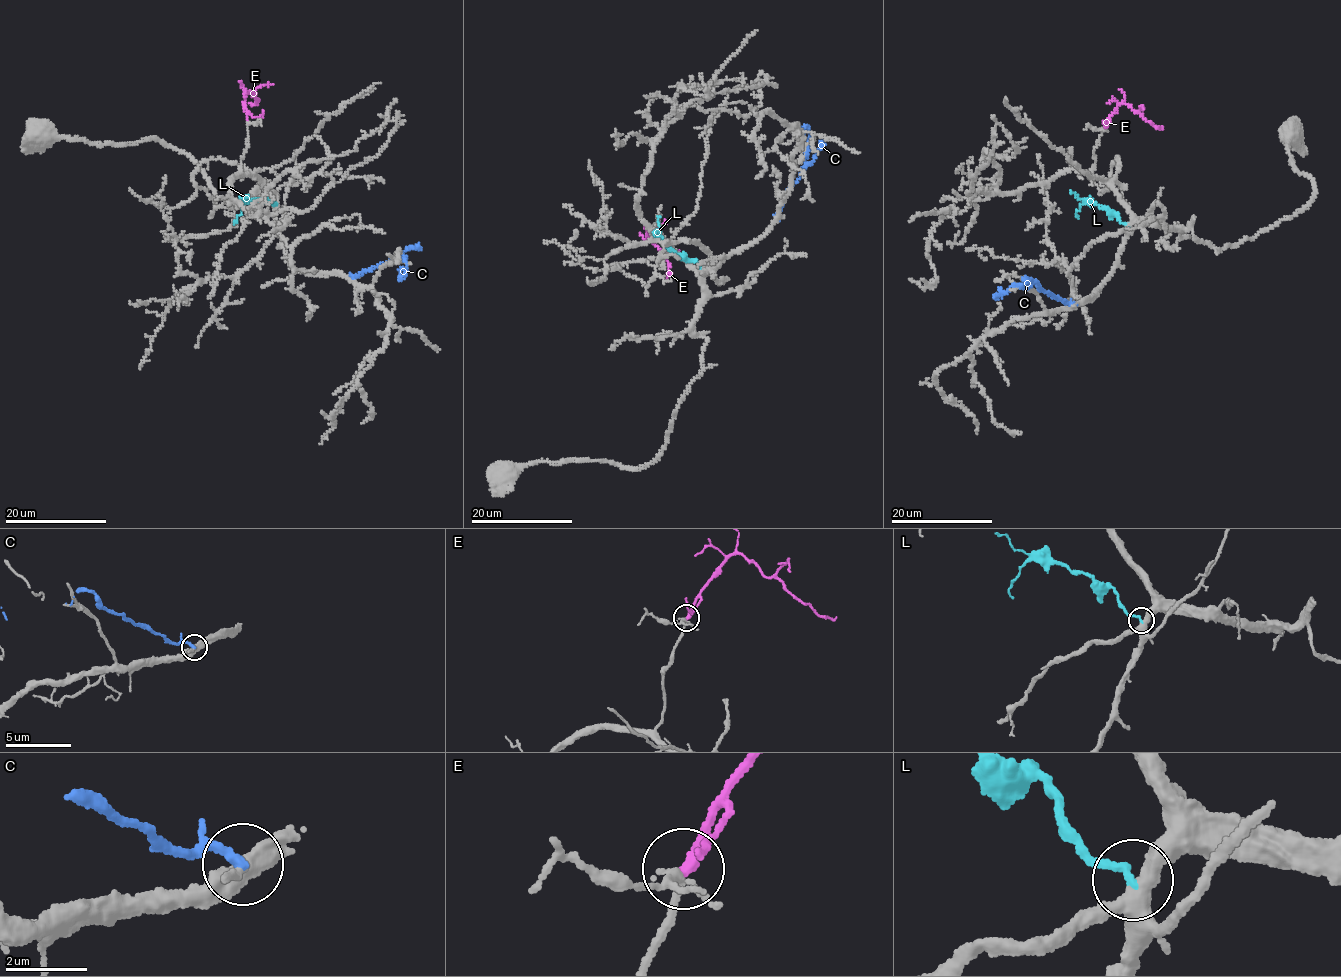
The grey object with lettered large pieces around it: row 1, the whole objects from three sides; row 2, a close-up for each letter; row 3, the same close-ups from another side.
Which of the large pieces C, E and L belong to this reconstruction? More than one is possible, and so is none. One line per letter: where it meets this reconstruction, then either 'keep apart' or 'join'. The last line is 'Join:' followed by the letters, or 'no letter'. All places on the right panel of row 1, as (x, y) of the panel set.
C: meets grey at (1075, 305); keep apart
E: meets grey at (1103, 127); join
L: meets grey at (1127, 226); keep apart
Join: E

